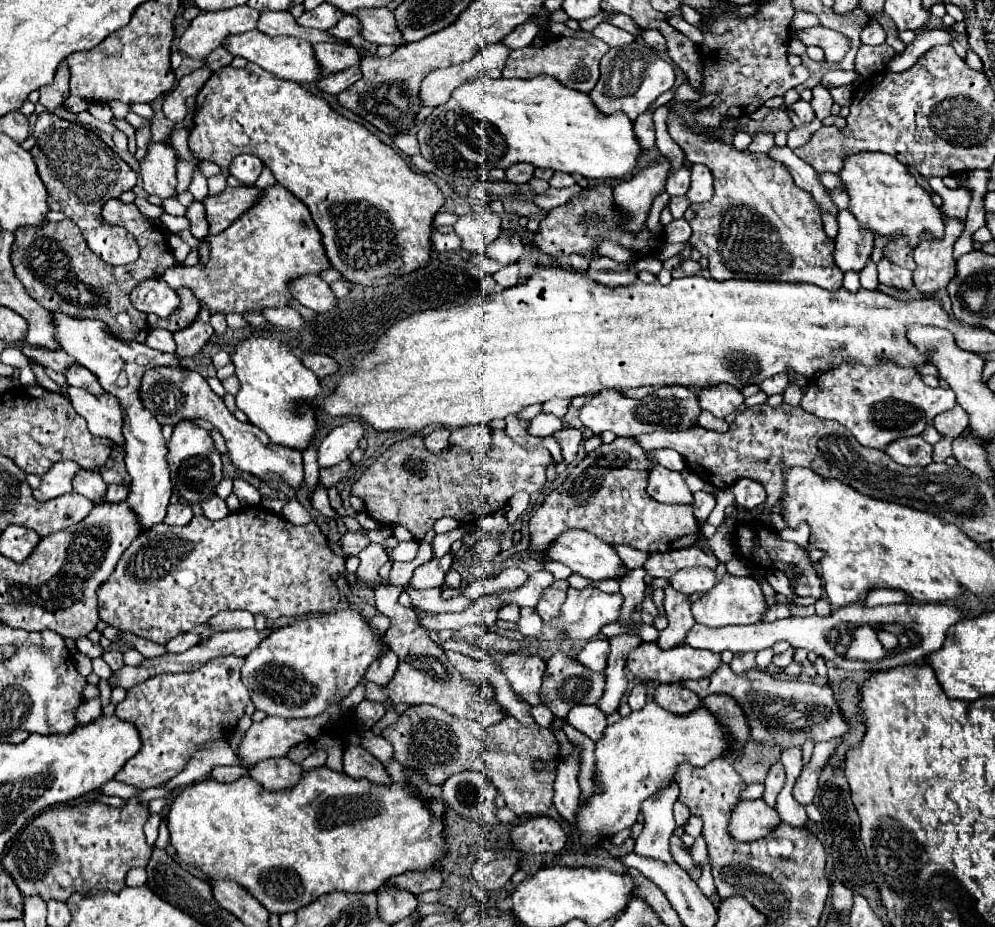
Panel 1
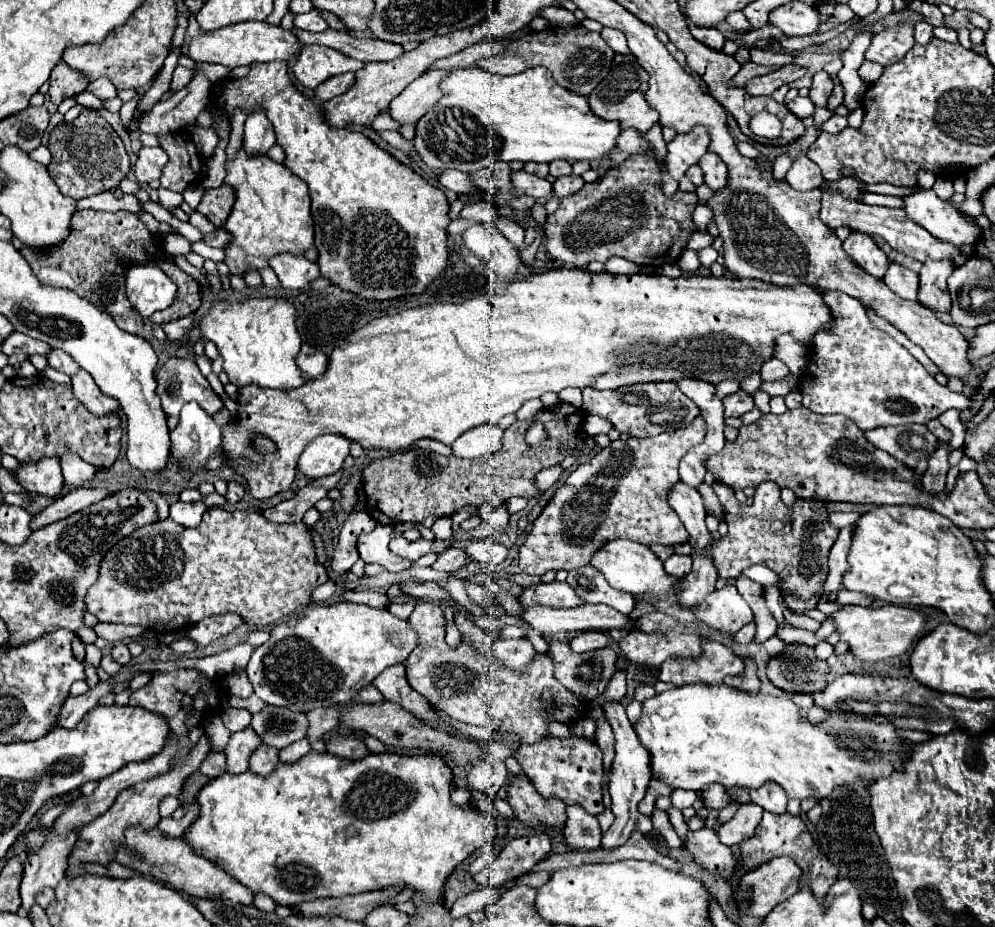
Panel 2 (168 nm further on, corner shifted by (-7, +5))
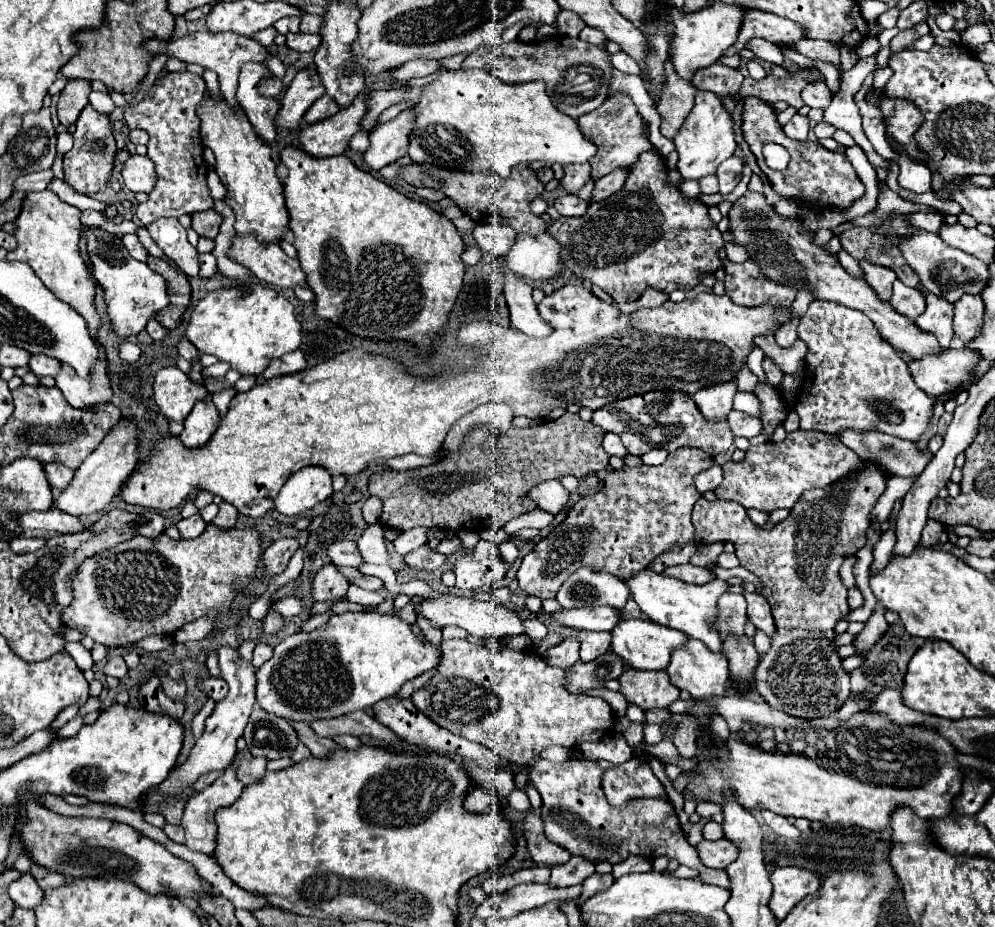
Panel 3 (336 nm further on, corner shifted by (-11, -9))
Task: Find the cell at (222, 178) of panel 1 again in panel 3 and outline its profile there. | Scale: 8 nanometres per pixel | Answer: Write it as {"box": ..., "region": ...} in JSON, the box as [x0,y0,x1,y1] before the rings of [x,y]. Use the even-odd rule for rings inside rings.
{"box":[144,32,268,108],"region":[[[194,32],[194,34],[186,34],[180,38],[170,38],[170,40],[160,40],[160,38],[150,38],[144,42],[144,46],[148,48],[150,54],[158,56],[158,54],[166,54],[172,58],[178,58],[182,62],[194,62],[200,64],[204,68],[210,68],[218,74],[220,78],[220,92],[224,96],[224,100],[233,108],[239,108],[239,104],[234,96],[236,92],[236,84],[238,84],[238,72],[246,62],[266,62],[268,58],[268,50],[264,46],[260,46],[256,40],[246,38],[246,36],[238,36],[234,32],[220,32],[220,34],[212,34],[212,32]]]}

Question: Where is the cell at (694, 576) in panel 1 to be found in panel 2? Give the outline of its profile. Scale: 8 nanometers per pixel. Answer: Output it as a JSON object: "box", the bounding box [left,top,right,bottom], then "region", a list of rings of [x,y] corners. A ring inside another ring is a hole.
{"box":[664,554,692,578],"region":[[[672,554],[666,562],[664,562],[666,572],[672,578],[684,578],[686,574],[690,574],[692,570],[692,558],[690,556],[682,556],[682,554]]]}

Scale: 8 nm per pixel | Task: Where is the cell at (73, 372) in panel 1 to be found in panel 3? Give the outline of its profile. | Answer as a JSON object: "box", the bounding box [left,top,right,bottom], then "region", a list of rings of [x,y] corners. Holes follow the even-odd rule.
{"box":[28,356,60,376],"region":[[[30,356],[28,360],[28,368],[36,374],[36,376],[56,376],[60,362],[50,358],[50,356]]]}

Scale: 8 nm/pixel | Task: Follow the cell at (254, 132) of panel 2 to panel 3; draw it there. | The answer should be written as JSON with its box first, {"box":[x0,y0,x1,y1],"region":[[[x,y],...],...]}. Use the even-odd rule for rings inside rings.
{"box":[236,64,280,144],"region":[[[246,64],[246,68],[242,68],[242,76],[238,76],[236,98],[238,104],[246,110],[256,134],[262,136],[268,144],[274,144],[274,116],[280,104],[276,98],[262,98],[258,92],[258,84],[270,76],[272,72],[266,64]]]}

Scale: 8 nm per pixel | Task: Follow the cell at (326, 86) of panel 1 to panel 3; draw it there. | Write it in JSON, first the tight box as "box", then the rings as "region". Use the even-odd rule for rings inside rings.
{"box":[304,96,338,124],"region":[[[320,96],[304,114],[304,122],[306,124],[314,124],[314,122],[320,122],[324,118],[330,118],[338,112],[338,104],[334,104],[334,100],[330,100],[330,96]]]}

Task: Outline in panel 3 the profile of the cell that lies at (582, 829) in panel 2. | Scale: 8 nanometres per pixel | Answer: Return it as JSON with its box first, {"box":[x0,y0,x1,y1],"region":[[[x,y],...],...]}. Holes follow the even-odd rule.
{"box":[550,856,594,888],"region":[[[572,856],[570,862],[552,868],[550,888],[576,886],[576,884],[582,884],[592,874],[594,874],[594,864],[590,860],[582,860],[580,856]]]}

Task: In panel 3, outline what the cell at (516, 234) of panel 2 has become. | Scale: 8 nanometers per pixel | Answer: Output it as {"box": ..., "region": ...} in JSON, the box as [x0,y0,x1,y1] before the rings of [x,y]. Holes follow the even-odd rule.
{"box":[472,222,516,258],"region":[[[486,222],[486,224],[476,224],[472,236],[476,238],[480,248],[484,248],[486,252],[498,258],[498,256],[504,256],[512,248],[516,232],[506,224]]]}

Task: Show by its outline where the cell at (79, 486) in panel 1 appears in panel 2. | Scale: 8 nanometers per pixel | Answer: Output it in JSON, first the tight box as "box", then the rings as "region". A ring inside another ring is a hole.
{"box":[60,454,98,486],"region":[[[74,454],[60,456],[60,464],[62,464],[62,474],[64,474],[66,486],[82,486],[82,484],[90,482],[98,472],[96,466],[92,466],[90,462],[86,462]]]}

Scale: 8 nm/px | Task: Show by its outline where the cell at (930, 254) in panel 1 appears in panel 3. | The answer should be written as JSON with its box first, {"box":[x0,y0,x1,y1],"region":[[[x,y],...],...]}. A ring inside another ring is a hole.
{"box":[914,294,954,350],"region":[[[926,294],[926,312],[922,316],[918,316],[918,320],[914,324],[922,332],[934,334],[938,338],[940,348],[946,350],[954,336],[952,314],[954,314],[954,306],[950,306],[946,300],[938,298],[934,294]]]}

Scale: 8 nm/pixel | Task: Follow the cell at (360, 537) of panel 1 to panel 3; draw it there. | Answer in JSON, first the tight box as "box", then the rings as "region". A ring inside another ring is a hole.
{"box":[312,564,348,602],"region":[[[334,564],[322,566],[312,582],[312,598],[314,602],[336,602],[346,596],[348,580],[336,570]]]}

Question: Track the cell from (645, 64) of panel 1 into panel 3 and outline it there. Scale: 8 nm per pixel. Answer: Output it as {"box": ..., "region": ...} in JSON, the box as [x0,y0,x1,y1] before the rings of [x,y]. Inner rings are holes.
{"box":[578,94,652,180],"region":[[[616,94],[616,96],[608,98],[594,112],[588,112],[588,114],[580,116],[578,126],[582,128],[584,136],[598,146],[598,152],[596,152],[594,160],[590,160],[592,180],[598,180],[598,178],[602,178],[602,176],[606,176],[606,174],[610,174],[618,168],[628,170],[638,160],[638,156],[642,152],[652,148],[652,144],[648,140],[648,130],[644,126],[644,118],[638,114],[634,102],[626,94]]]}

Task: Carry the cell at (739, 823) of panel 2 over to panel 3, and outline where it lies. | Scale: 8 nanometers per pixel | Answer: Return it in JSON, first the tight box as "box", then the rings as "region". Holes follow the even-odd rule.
{"box":[696,838,738,870],"region":[[[726,838],[716,840],[716,842],[702,840],[696,848],[698,848],[698,856],[700,856],[702,864],[706,864],[708,868],[724,870],[734,860],[734,856],[738,856],[738,848],[732,842],[728,842]]]}

